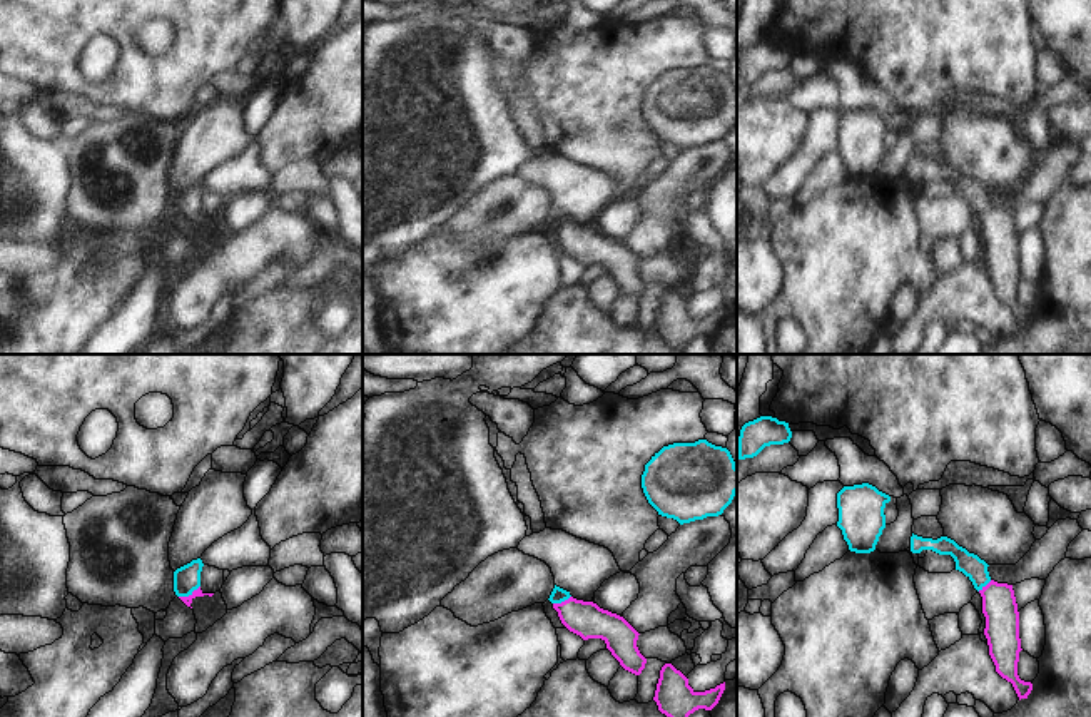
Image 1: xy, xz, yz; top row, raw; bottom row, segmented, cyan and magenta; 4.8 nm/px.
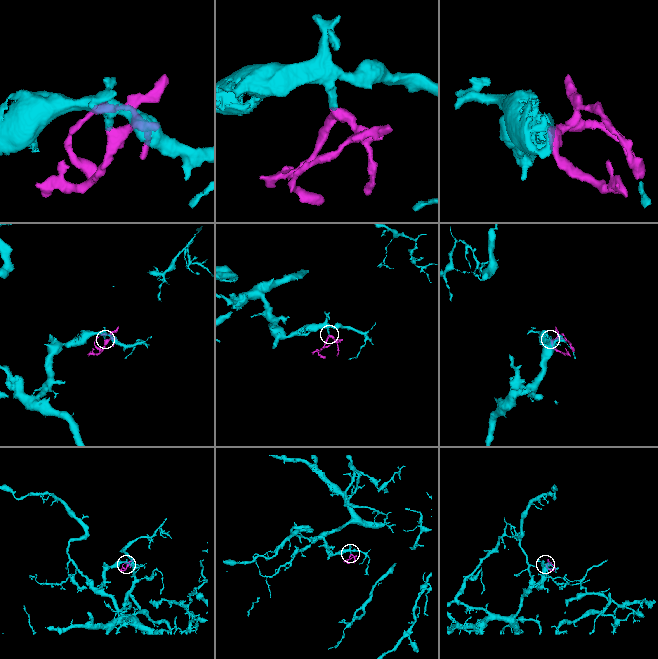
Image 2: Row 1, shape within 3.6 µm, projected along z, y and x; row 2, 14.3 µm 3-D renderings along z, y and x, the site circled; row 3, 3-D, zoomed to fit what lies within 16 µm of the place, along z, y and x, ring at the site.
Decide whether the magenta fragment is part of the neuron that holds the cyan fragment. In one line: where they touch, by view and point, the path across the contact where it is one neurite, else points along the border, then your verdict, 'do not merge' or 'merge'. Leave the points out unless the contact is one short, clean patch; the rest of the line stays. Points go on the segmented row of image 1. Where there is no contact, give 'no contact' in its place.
contact xy (189, 594); way xy (186, 579), (189, 594), (187, 600); merge

